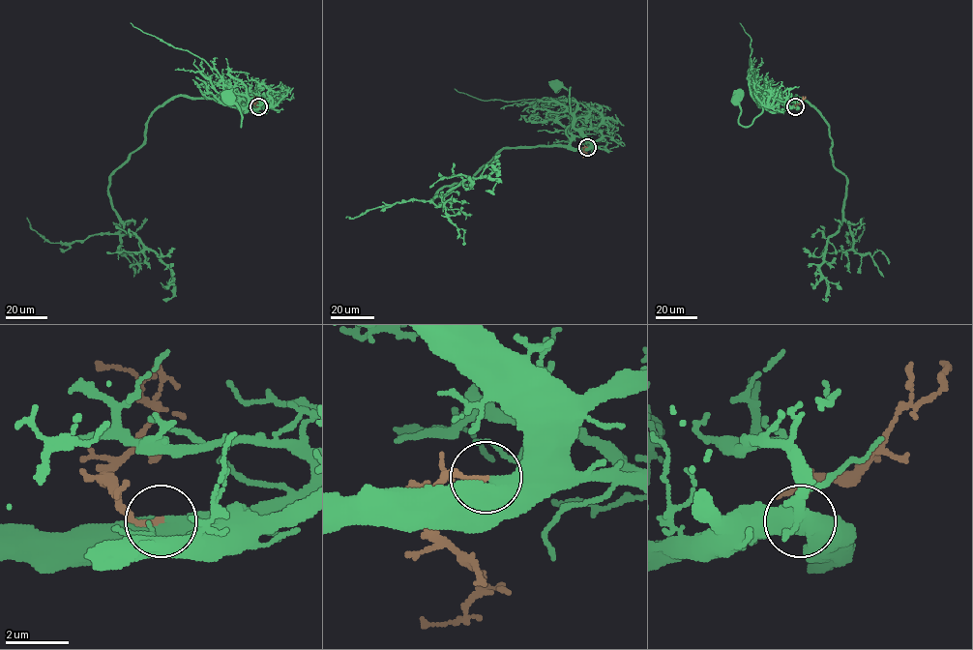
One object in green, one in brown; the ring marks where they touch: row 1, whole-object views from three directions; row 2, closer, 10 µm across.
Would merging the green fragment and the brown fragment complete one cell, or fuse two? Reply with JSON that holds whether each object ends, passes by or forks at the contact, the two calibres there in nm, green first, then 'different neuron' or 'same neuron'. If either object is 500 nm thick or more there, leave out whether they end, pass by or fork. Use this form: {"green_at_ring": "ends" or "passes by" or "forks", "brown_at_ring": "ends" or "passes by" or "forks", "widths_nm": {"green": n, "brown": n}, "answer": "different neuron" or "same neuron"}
{"widths_nm": {"green": 600, "brown": 170}, "answer": "same neuron"}

